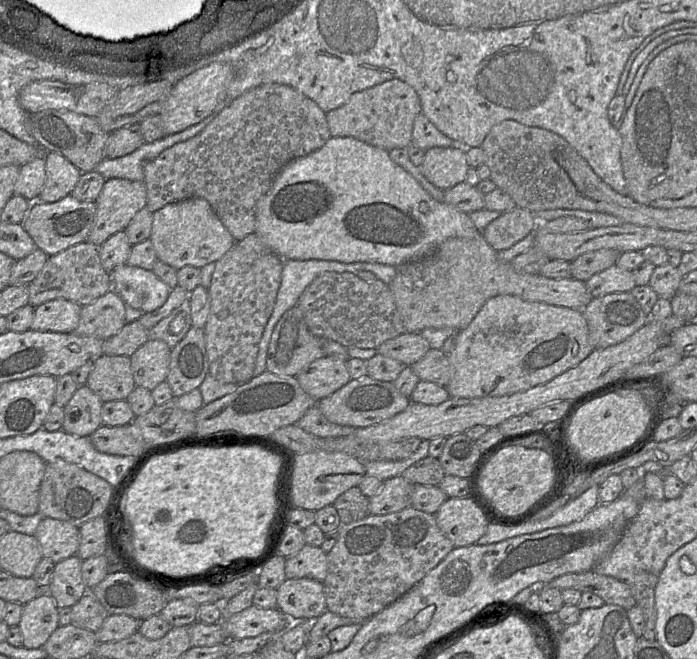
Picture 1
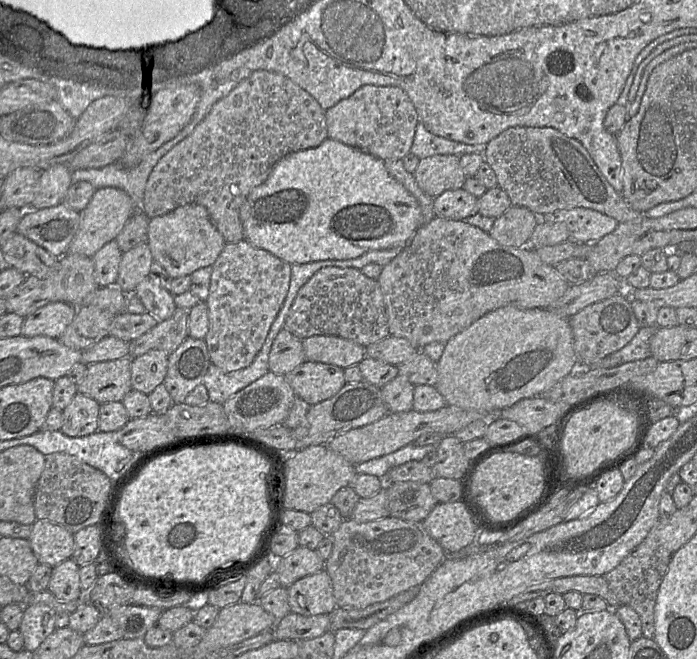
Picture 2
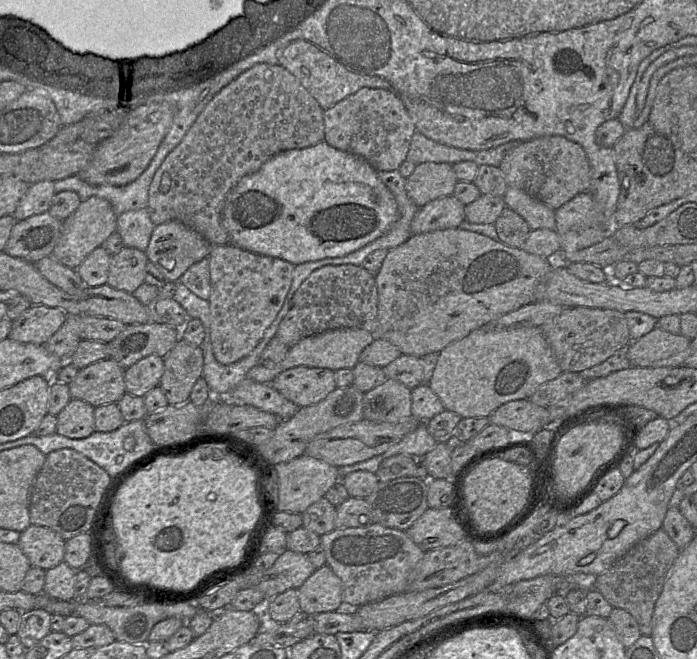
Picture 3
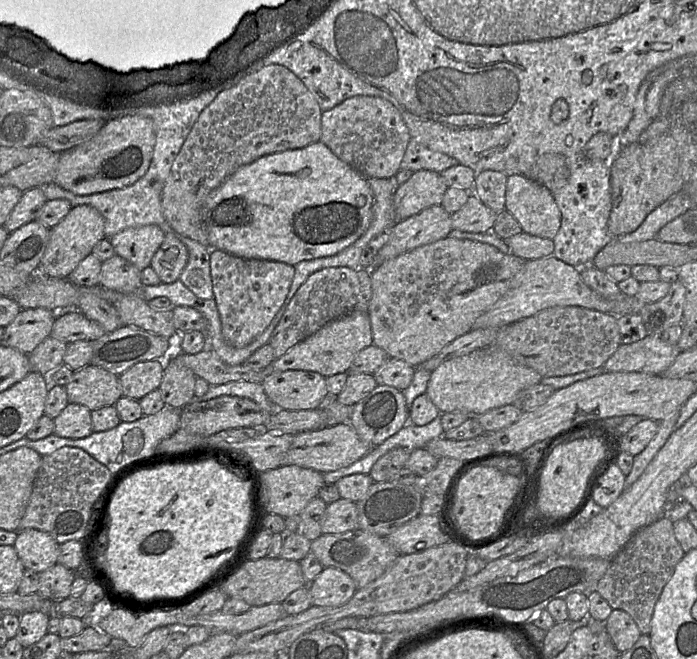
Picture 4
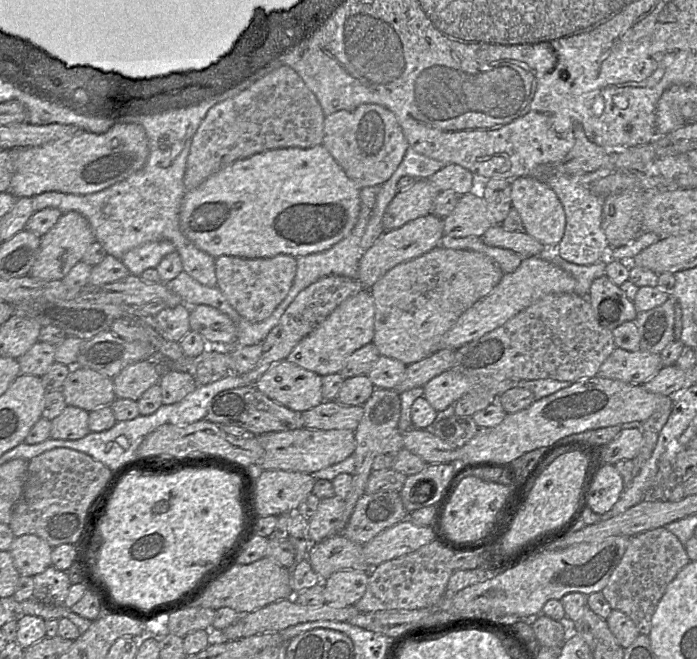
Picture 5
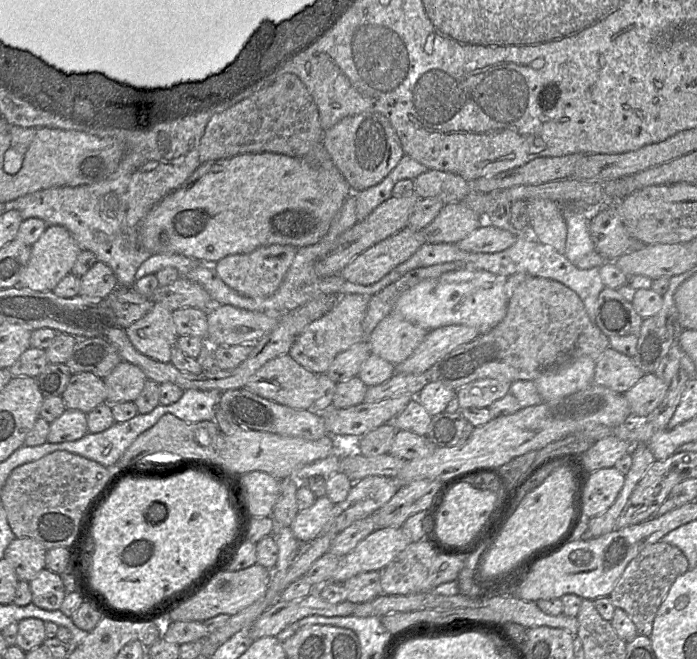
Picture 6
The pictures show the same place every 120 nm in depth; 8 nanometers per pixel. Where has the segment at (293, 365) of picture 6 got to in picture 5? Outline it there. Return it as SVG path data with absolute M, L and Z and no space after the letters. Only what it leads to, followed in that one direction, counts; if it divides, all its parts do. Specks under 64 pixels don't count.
M287 359L272 365L252 384L271 400L295 412L303 413L323 401L322 377Z

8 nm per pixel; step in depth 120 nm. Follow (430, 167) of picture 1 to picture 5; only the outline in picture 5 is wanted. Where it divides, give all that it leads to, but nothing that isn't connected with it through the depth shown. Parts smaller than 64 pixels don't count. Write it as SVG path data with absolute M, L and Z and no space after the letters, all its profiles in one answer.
M416 179L409 188L398 191L384 212L384 231L399 228L431 213L438 193L439 190L428 179Z

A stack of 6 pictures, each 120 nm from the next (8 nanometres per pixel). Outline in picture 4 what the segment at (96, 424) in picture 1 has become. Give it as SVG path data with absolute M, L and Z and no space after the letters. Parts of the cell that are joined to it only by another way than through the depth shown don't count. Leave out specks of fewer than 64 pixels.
M68 403L54 420L54 434L69 439L86 438L92 434L91 411L84 405Z

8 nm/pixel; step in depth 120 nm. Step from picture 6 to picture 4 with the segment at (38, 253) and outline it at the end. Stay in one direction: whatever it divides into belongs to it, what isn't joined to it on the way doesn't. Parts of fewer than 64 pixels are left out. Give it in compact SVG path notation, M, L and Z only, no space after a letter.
M90 205L73 206L70 212L52 229L46 250L39 265L42 277L69 279L78 264L92 252L93 247L105 237L104 218Z

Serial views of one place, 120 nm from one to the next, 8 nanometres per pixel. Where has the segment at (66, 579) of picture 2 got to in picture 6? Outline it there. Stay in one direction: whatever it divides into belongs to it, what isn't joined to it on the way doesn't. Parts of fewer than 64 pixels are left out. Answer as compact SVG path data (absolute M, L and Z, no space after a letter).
M44 568L29 584L33 604L46 610L60 609L67 594L60 574Z

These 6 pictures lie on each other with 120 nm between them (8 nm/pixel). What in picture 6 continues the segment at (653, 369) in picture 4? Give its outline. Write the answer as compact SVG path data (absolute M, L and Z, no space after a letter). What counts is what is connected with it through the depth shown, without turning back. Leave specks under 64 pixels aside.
M609 347L596 362L594 383L624 394L643 376L632 357Z

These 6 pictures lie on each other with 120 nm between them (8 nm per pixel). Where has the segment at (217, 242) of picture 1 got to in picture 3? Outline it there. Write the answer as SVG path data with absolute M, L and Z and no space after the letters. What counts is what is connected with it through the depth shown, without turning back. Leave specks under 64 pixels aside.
M177 220L155 226L145 251L168 282L177 282L188 268L209 256L212 244Z

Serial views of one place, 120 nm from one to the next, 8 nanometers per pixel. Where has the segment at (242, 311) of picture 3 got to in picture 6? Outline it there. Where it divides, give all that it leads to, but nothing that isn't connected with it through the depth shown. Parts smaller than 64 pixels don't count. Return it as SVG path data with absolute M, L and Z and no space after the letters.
M266 245L250 253L225 256L214 264L214 269L223 282L238 293L252 298L267 298L281 285L292 265L297 249L293 245Z

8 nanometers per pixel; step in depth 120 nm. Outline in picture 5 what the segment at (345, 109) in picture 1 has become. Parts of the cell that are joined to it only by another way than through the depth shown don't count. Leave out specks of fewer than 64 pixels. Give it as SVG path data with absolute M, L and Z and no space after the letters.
M362 104L354 110L340 110L325 117L322 145L346 175L364 188L385 183L403 160L409 143L390 110L379 104Z

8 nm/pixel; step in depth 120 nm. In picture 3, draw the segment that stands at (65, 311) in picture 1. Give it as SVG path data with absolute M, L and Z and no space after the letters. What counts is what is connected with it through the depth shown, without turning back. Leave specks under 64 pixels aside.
M42 304L31 305L12 320L8 338L21 343L45 345L64 324L68 314L60 308Z

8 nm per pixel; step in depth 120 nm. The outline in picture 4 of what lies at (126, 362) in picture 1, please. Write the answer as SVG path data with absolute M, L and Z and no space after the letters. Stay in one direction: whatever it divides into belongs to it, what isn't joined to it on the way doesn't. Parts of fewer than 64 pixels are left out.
M93 364L74 371L66 392L69 403L84 405L90 411L115 406L123 396L119 376Z

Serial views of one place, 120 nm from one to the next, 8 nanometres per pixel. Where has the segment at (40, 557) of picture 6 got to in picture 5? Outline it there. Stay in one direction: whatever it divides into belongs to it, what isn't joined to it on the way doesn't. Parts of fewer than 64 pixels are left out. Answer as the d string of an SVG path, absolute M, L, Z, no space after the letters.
M32 534L15 537L9 548L20 575L31 577L52 566L52 551L46 540Z

